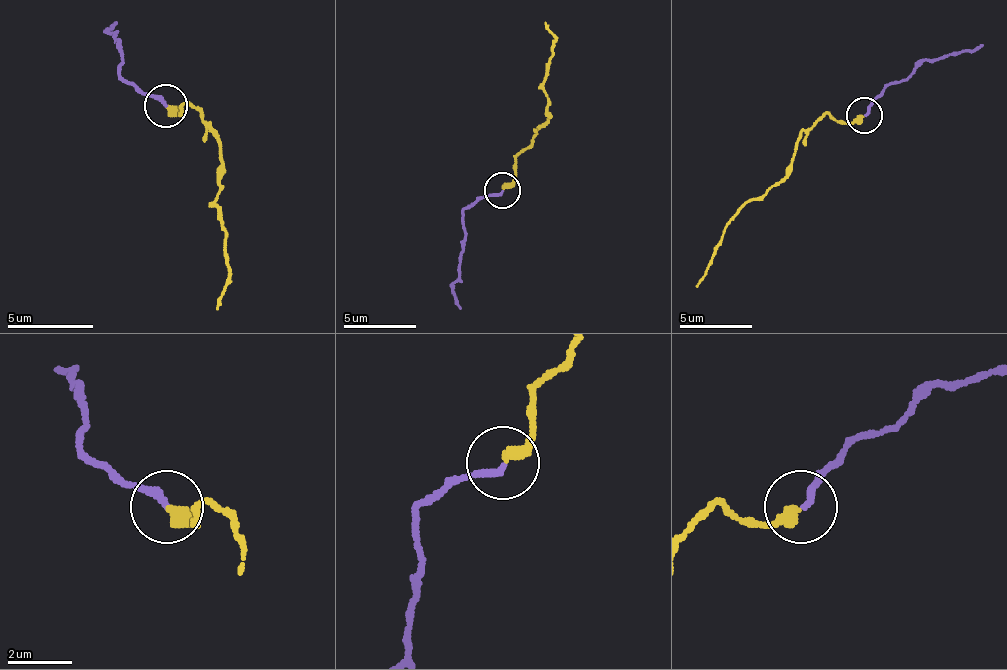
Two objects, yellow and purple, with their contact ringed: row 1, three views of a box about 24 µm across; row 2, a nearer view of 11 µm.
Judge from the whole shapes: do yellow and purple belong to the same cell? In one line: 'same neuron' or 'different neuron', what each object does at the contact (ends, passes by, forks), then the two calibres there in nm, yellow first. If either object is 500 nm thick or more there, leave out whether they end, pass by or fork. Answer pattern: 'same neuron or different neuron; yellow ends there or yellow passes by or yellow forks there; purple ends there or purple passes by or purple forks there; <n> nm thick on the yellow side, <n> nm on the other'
same neuron; yellow ends there; purple ends there; 400 nm thick on the yellow side, 240 nm on the other

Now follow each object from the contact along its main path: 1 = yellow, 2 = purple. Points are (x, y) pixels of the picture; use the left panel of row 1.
1: (166, 109), (179, 113), (192, 104), (214, 130), (218, 173), (214, 203), (227, 242), (227, 289), (218, 311)
2: (166, 104), (136, 91), (119, 74), (115, 40), (111, 31), (115, 23)

